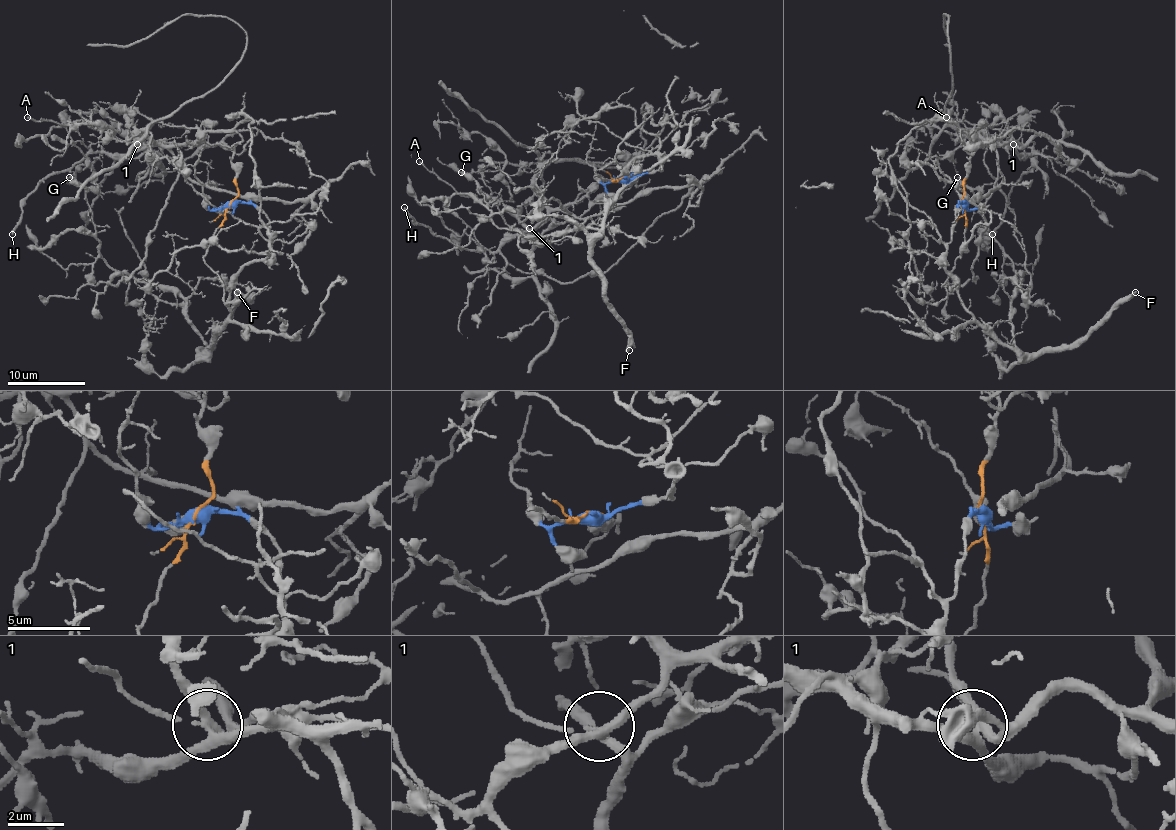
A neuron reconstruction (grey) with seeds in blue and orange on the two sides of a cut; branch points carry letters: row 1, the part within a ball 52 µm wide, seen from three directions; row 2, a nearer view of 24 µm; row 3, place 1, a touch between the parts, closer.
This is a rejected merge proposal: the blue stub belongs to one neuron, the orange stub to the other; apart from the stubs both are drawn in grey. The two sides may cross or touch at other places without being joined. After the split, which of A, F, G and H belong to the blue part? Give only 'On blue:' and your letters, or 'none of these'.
On blue: F, G

